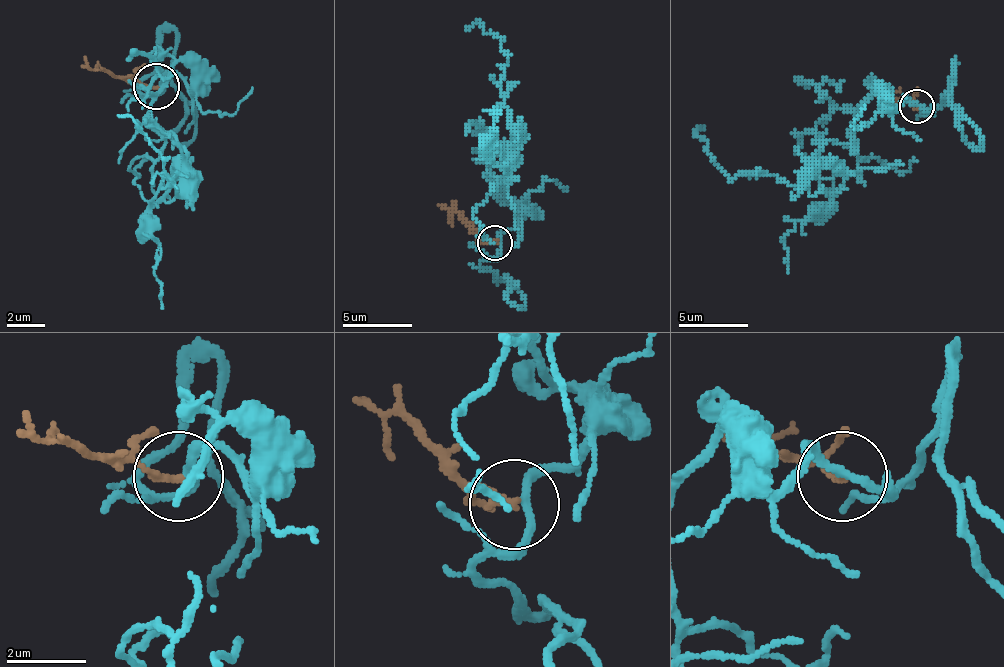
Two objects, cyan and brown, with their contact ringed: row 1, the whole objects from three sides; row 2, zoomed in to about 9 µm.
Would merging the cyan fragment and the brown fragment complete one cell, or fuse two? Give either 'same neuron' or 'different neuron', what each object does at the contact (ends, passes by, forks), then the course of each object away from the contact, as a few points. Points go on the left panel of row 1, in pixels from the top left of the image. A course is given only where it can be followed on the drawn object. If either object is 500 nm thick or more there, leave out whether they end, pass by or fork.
different neuron; cyan passes by; brown ends there; cyan runs (159, 85), (174, 71), (197, 85), (178, 61), (150, 118), (183, 150), (178, 193), (136, 122), (117, 113); brown runs (155, 85), (108, 76), (85, 57)

